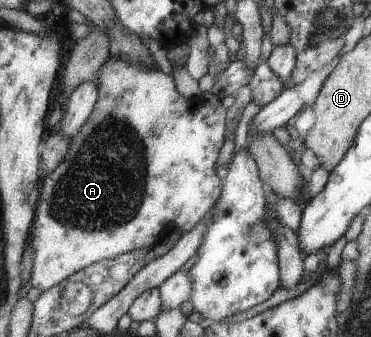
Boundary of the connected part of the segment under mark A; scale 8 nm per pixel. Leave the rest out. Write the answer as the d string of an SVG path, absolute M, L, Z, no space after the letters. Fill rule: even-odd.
M115 56L109 57L100 70L97 83L100 87L100 95L89 120L74 136L65 160L41 182L41 197L38 202L30 243L35 254L31 286L41 288L43 291L61 284L71 275L86 269L89 265L108 258L115 258L138 248L151 249L153 245L158 243L158 238L171 227L179 229L182 234L189 232L212 209L222 192L222 181L217 178L214 171L215 160L226 135L225 113L227 109L223 107L221 100L215 104L209 104L200 96L190 99L183 98L178 95L173 79L164 75L159 69L141 70L136 64L127 64Z

